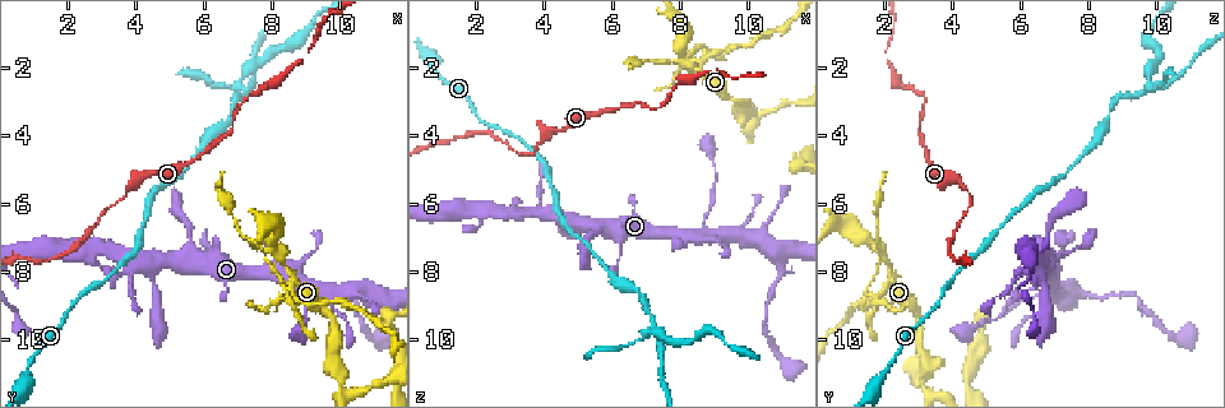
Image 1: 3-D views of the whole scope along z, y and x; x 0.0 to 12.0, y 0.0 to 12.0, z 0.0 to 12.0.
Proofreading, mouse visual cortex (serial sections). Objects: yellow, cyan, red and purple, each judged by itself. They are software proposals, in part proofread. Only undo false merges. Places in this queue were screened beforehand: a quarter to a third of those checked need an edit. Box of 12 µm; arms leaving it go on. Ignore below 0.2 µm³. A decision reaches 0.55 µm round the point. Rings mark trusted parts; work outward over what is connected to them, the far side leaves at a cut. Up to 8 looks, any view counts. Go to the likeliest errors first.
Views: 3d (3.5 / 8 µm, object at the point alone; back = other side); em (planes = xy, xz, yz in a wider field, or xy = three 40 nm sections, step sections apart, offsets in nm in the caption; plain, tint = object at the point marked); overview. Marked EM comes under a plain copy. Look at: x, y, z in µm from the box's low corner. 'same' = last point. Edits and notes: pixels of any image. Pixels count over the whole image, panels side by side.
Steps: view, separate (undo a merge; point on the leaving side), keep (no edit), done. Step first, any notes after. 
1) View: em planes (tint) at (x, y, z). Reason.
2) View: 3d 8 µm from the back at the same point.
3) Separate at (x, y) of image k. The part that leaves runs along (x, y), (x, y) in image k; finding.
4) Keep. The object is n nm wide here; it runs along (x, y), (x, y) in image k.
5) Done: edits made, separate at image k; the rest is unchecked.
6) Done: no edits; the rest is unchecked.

View: 3d 3.5 µm at (7.2, 2.8, 9.5). Abrupt turn.

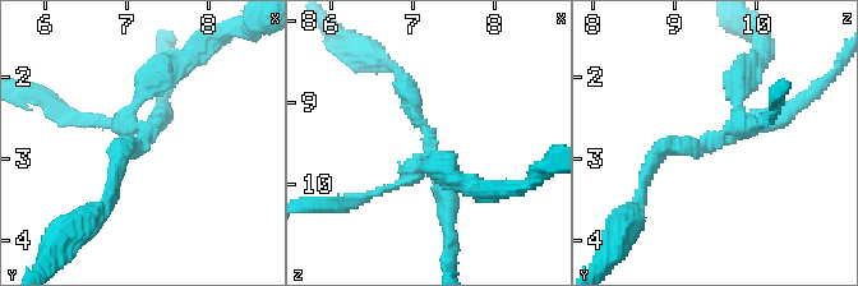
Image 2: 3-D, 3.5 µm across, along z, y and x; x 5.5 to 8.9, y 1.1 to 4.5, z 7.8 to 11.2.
View: em xy step 5 (tint) at (7.15, 2.75, 9.50). Shape alone is not enough.

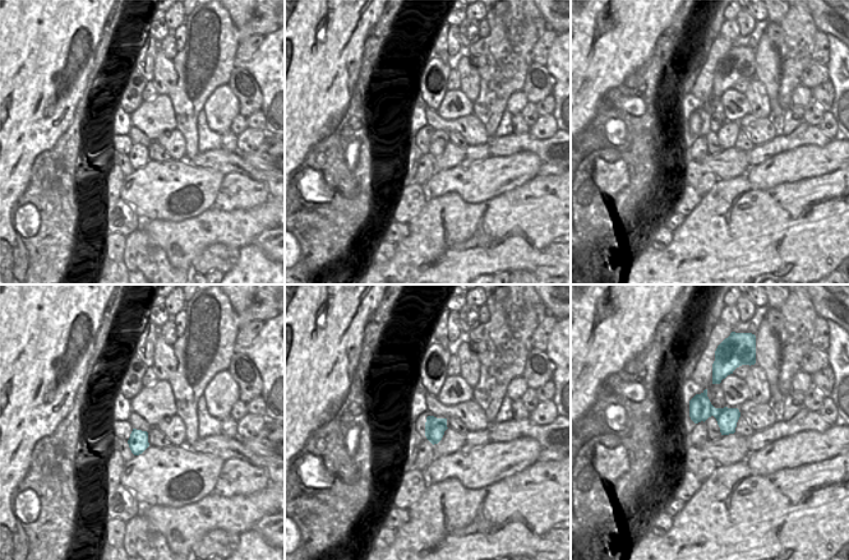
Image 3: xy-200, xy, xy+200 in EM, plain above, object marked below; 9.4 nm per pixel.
View: em planes (tint) at the same point.

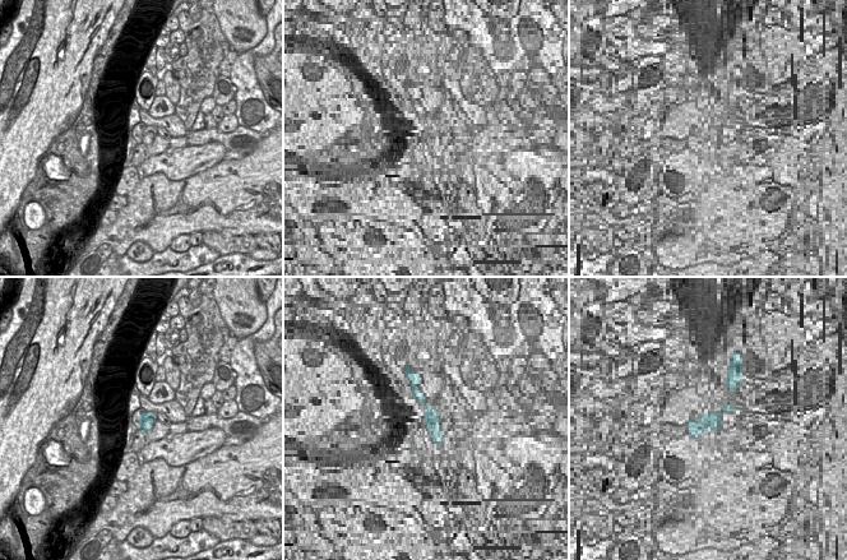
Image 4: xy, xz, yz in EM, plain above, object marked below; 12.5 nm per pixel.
Separate at (727, 75) of image 2. The object is 190 nm wide here; the part that leaves runs along (730, 124), (737, 81), (764, 41) in image 2; a second cell is stuck on.

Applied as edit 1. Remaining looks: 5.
View: overview.

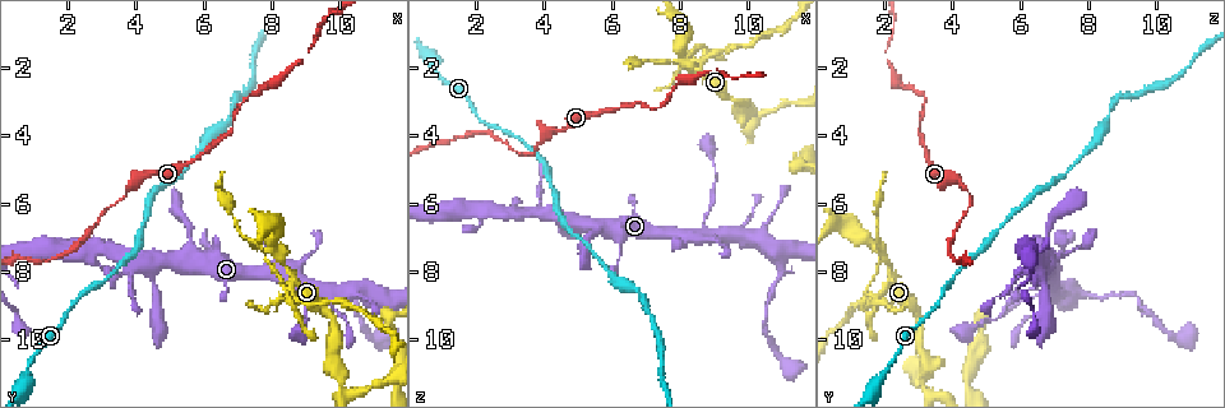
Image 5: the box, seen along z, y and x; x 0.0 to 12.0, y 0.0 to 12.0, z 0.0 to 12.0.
View: 3d 3.5 µm at (8.1, 7.4, 1.9). Thick turns thin.

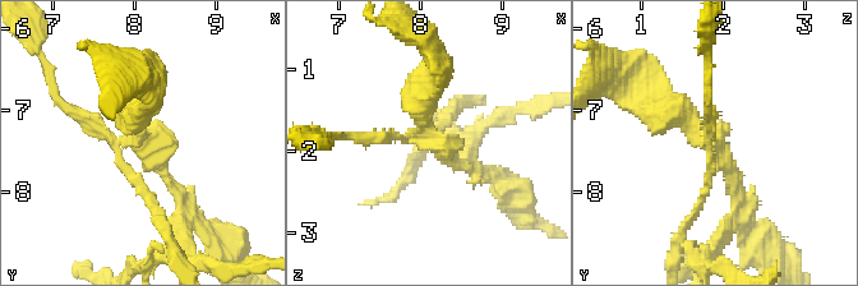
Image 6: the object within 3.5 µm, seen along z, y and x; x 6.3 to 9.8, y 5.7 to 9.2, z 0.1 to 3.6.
View: em xy step 1 (tint) at (8.05, 7.35, 1.85).

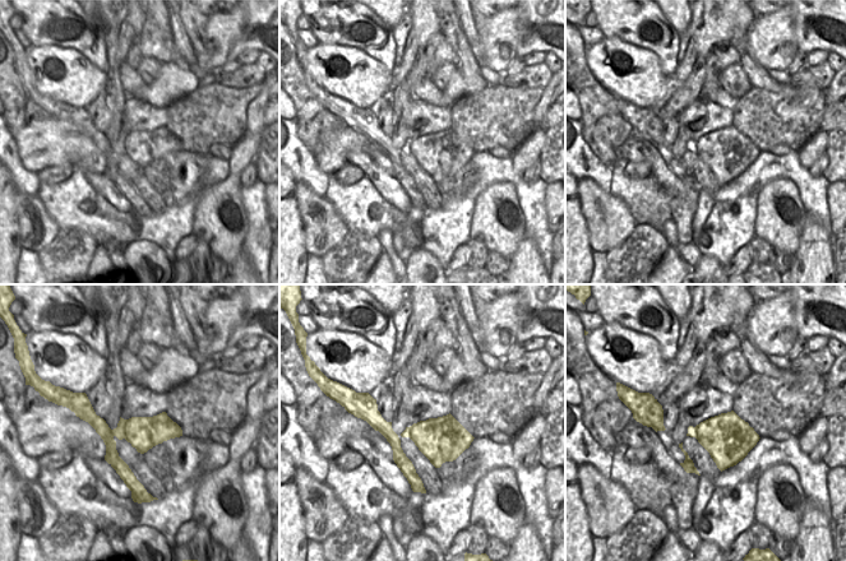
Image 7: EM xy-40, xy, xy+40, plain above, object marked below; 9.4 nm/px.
Separate at (160, 220) of image 6. The part that leaves runs along (180, 226), (189, 258), (263, 266) in image 6; a second cell is stuck on.

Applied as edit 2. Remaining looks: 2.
View: 3d 8 µm at (8.7, 2.0, 2.2). Sudden change in width.

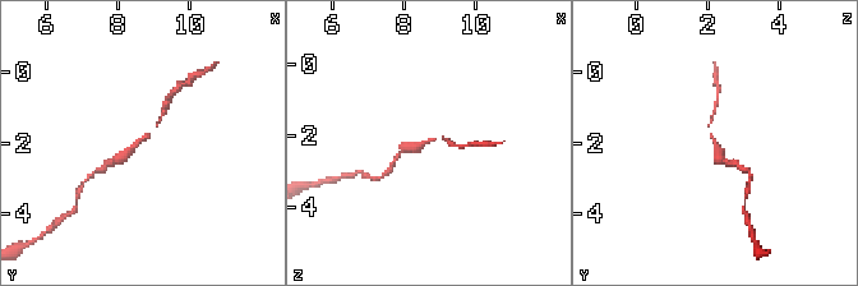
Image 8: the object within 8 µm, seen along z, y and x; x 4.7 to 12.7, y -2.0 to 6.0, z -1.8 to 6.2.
View: em planes (tint) at (8.6, 1.9, 2.2). The arms are 100, 250 nm wide.

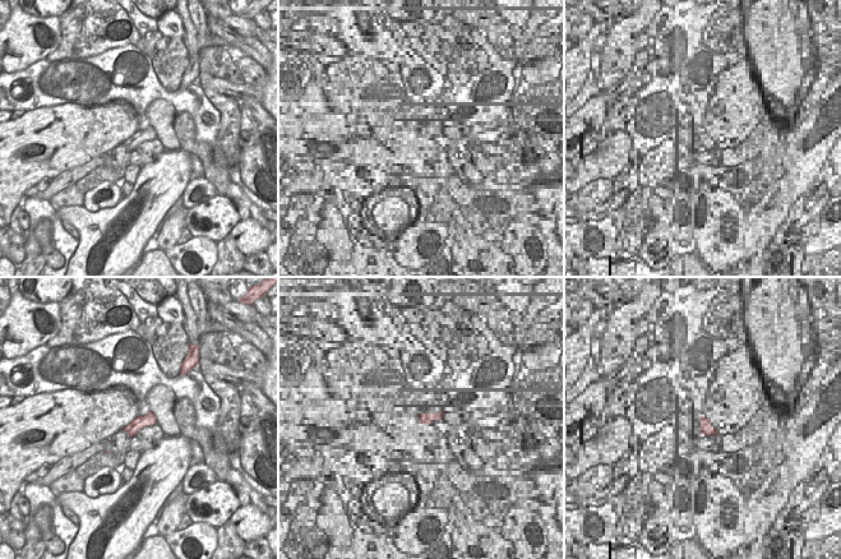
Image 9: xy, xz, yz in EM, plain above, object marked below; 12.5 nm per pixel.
Keep. It runs along (727, 161), (719, 160), (707, 127), (713, 115) in image 8; all the same cell.

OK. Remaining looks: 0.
Done: edits made, separate at image 2, separate at image 6; the rest is unchecked.

